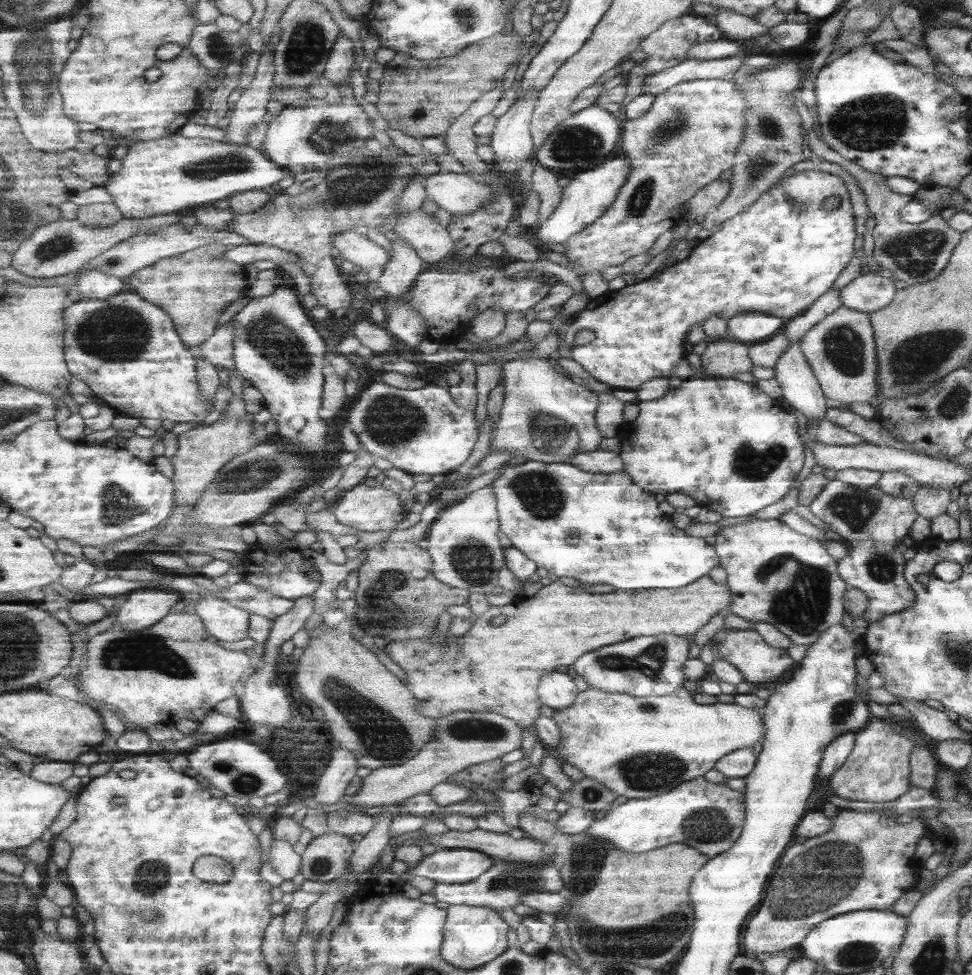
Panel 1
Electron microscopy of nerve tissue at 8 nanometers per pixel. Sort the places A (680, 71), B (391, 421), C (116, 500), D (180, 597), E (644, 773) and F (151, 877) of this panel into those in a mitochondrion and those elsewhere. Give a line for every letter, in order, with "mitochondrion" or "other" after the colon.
A: other
B: mitochondrion
C: mitochondrion
D: other
E: mitochondrion
F: mitochondrion

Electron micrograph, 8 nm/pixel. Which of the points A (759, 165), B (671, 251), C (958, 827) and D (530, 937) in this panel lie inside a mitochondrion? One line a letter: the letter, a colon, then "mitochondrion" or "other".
A: mitochondrion
B: other
C: other
D: other

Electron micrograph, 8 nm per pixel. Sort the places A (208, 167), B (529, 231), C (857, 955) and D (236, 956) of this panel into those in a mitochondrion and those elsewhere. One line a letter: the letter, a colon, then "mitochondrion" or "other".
A: mitochondrion
B: other
C: mitochondrion
D: other

